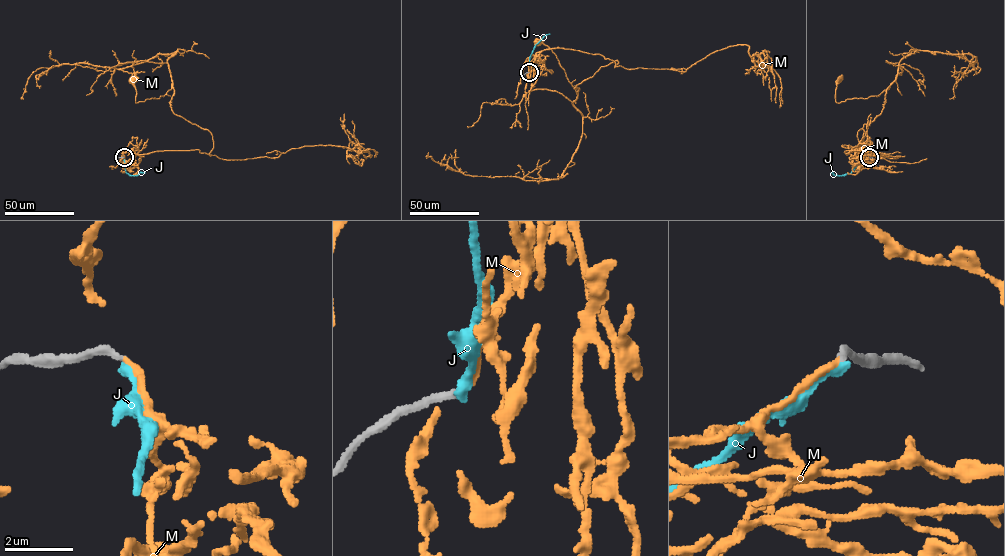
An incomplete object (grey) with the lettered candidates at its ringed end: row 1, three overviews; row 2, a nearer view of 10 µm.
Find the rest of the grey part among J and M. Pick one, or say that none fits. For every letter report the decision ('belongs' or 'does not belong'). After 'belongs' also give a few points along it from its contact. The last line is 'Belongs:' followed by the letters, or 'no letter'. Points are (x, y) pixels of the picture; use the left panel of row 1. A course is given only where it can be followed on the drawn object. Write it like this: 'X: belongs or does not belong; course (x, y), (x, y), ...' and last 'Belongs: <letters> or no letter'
J: does not belong
M: belongs; course (123, 157), (210, 156), (213, 146), (208, 130), (174, 113), (172, 84), (136, 103), (132, 79)
Belongs: M

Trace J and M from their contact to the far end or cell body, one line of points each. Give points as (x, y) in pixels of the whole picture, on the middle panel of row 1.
J: (529, 72), (534, 46), (550, 34)
M: (528, 72), (536, 53), (556, 48), (618, 62), (602, 66), (575, 87), (577, 93), (555, 54), (537, 41)

